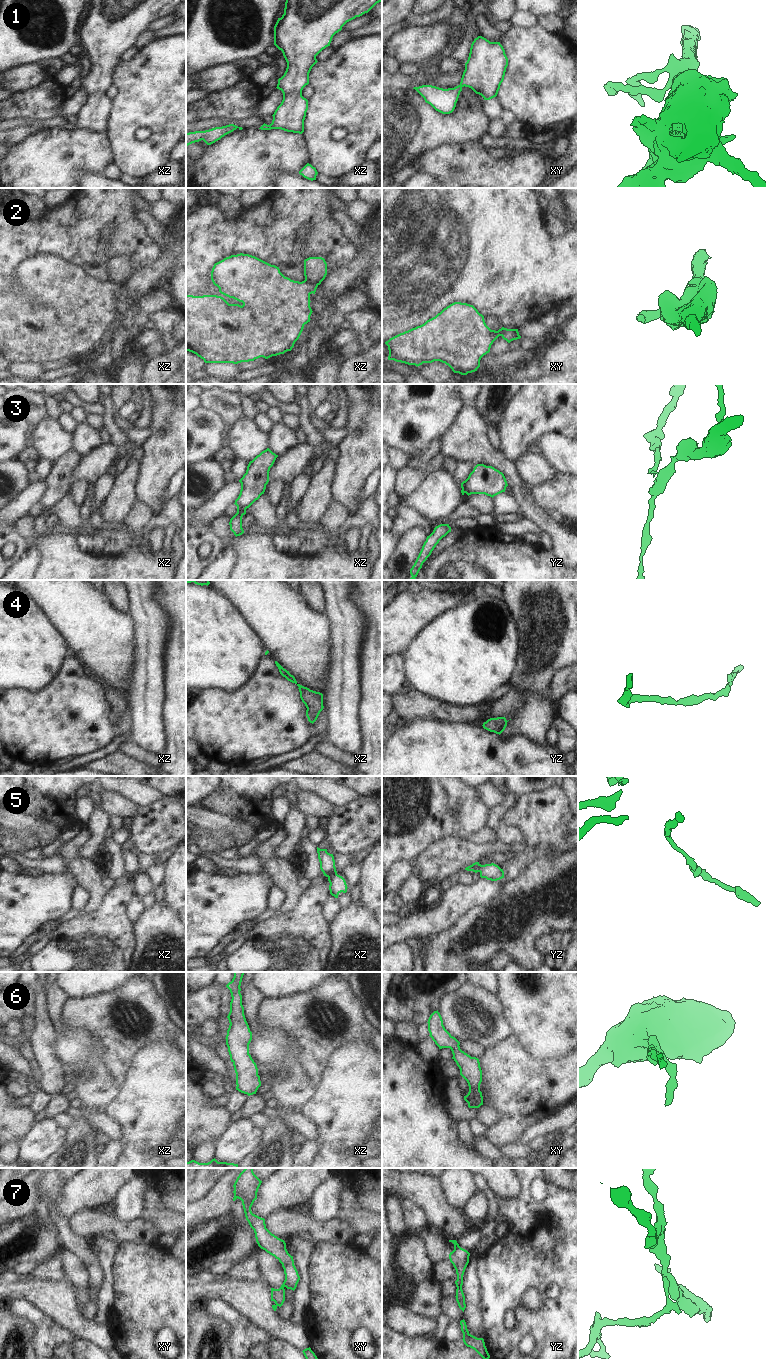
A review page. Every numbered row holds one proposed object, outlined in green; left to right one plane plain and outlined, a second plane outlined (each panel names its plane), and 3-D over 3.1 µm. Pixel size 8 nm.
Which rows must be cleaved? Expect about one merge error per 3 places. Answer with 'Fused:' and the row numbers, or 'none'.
Fused: 2, 3, 7

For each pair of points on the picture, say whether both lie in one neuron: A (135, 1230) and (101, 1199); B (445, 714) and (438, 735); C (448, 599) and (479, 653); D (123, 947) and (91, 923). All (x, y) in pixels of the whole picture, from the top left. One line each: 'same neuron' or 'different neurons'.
A: different neurons
B: different neurons
C: different neurons
D: same neuron

